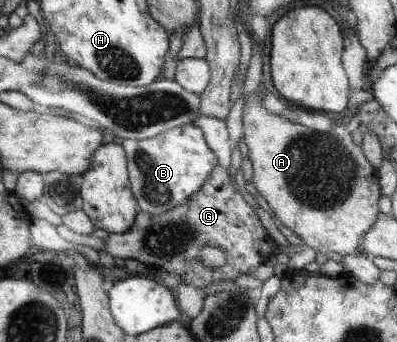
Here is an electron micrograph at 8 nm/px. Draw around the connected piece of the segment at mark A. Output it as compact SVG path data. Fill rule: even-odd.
M247 95L243 107L243 141L251 160L252 184L272 210L277 224L286 226L300 238L302 245L311 248L319 259L327 252L340 256L355 254L364 234L375 224L378 216L376 200L380 198L379 178L371 161L352 142L344 125L330 125L328 131L315 131L300 123L284 120L284 116L270 113L261 105L262 96Z

